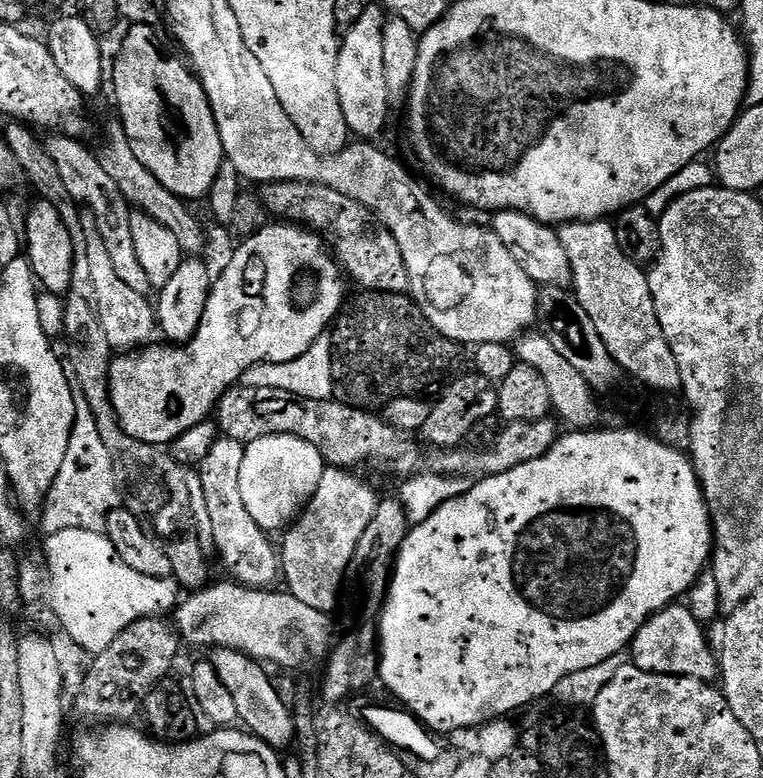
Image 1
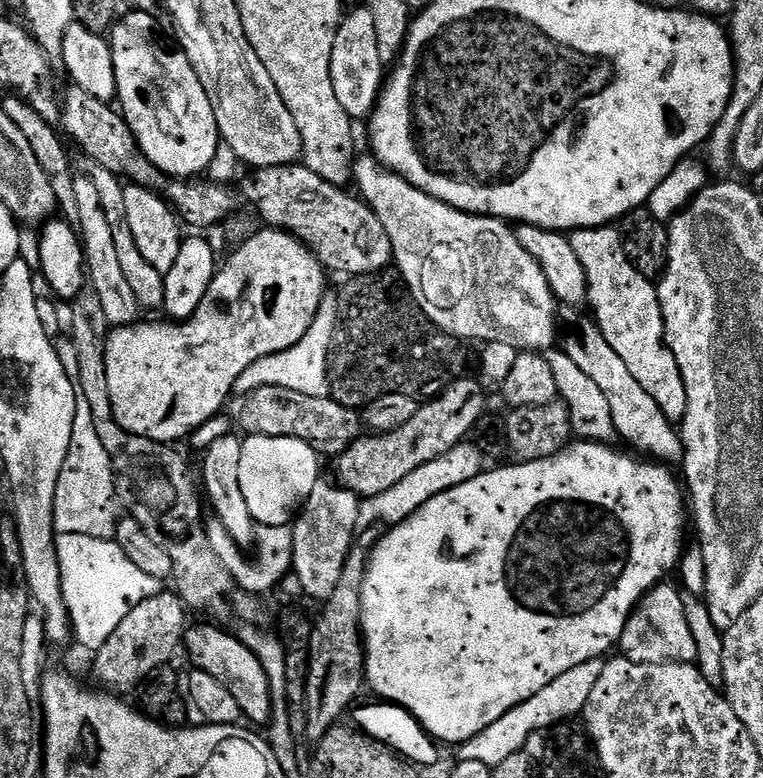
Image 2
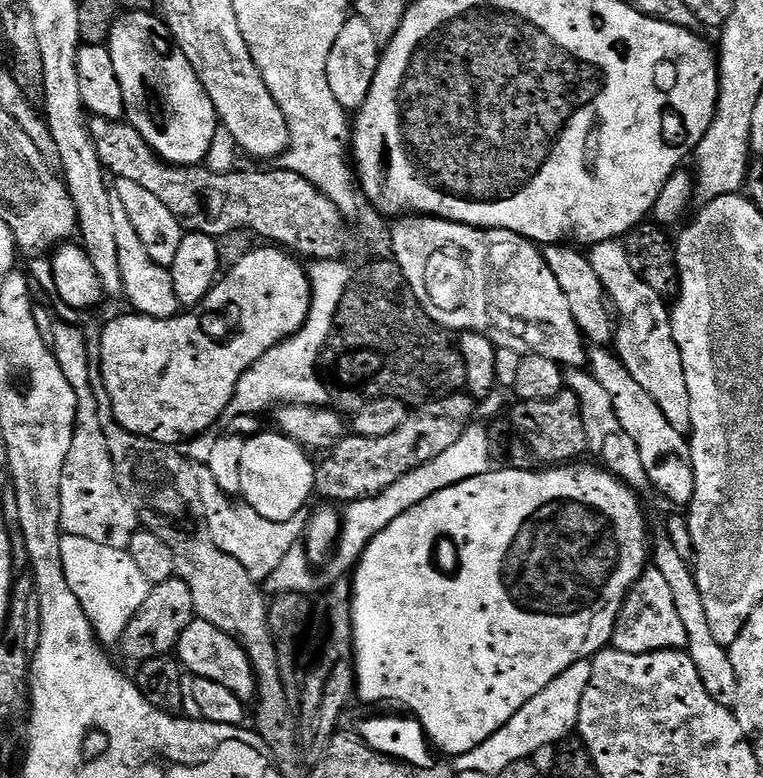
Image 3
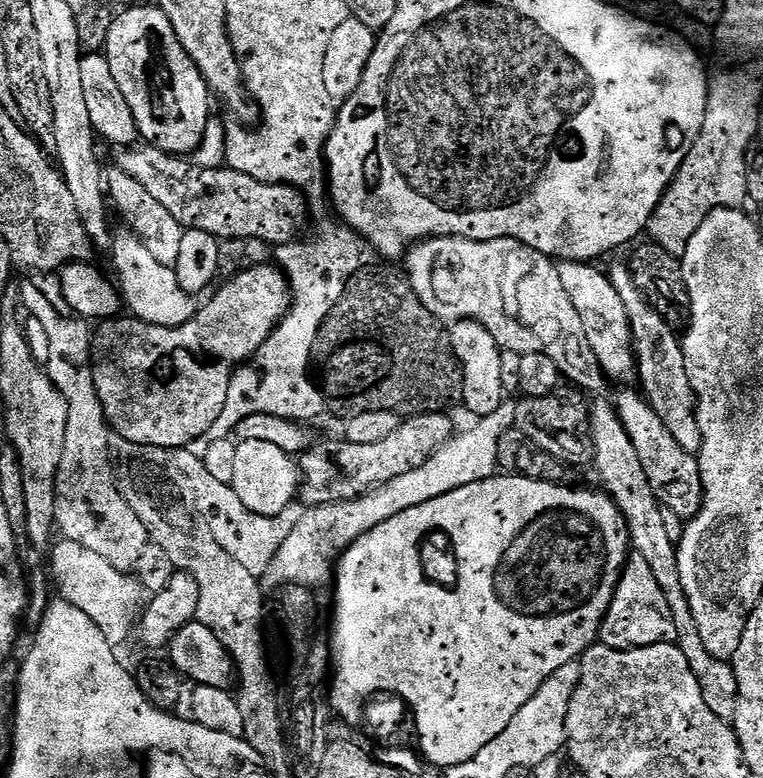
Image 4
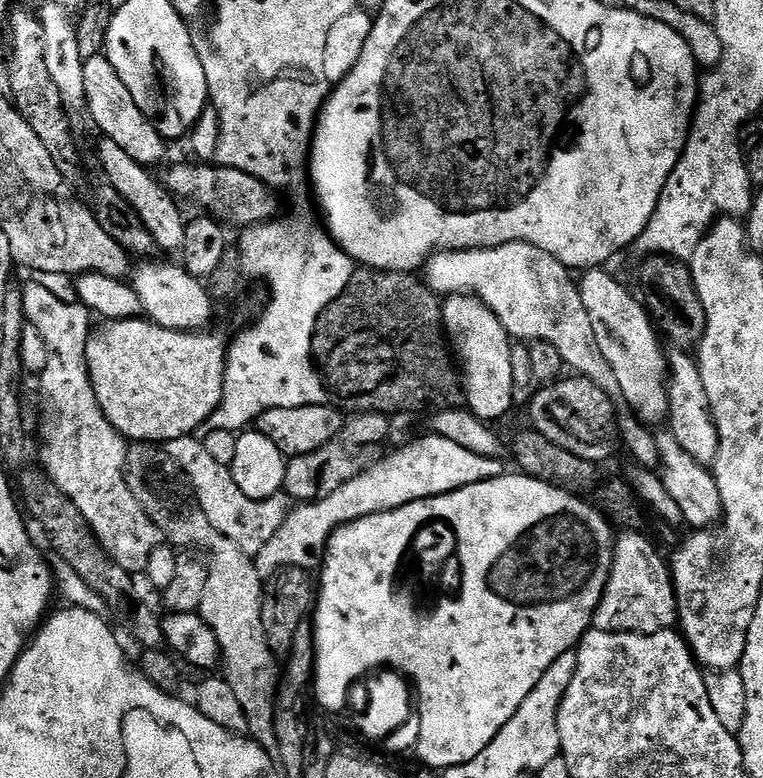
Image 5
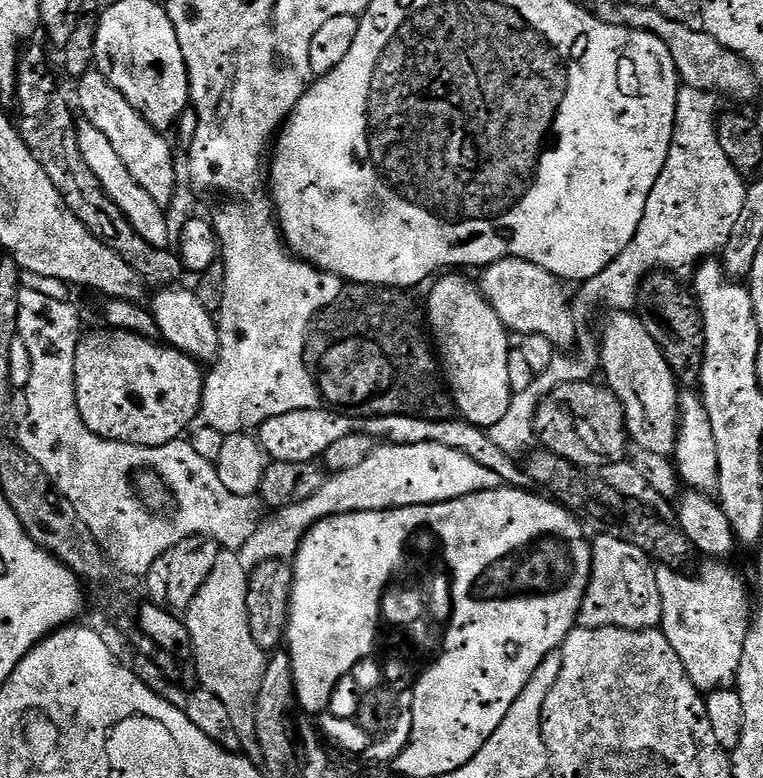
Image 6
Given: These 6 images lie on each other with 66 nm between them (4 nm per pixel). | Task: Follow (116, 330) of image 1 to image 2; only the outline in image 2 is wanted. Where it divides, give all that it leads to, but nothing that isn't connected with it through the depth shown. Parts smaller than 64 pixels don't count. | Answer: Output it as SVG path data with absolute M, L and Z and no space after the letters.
M77 183L76 194L79 211L78 235L84 249L86 276L90 281L91 291L98 294L104 319L113 329L129 327L141 319L142 309L138 298L134 298L134 290L130 290L130 282L126 282L126 274L123 273L118 259L118 248L114 246L112 227L92 183Z

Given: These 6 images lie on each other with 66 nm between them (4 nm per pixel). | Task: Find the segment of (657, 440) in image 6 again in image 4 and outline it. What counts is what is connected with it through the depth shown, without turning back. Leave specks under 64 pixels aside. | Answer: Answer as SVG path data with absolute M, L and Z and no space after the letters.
M563 261L559 265L562 284L567 288L574 308L580 312L582 324L586 326L586 336L590 338L590 346L598 363L615 381L618 379L624 380L620 382L632 382L638 376L632 323L618 290L614 290L611 275L607 271L599 272L596 267L592 262Z

